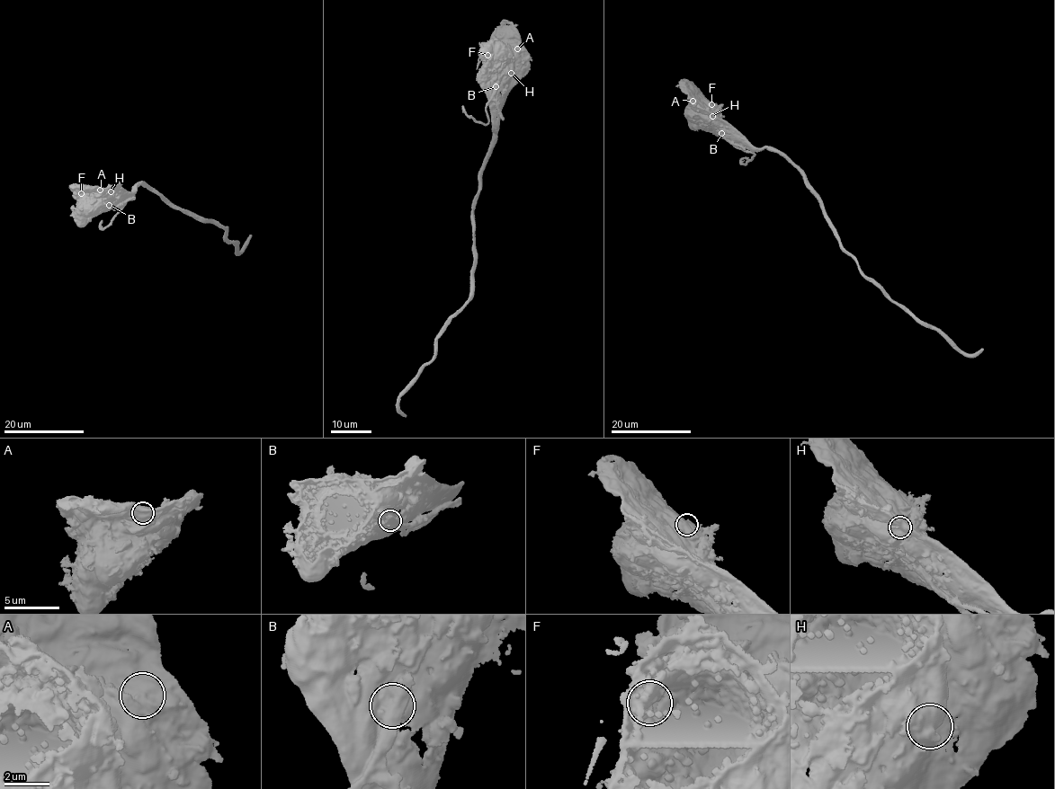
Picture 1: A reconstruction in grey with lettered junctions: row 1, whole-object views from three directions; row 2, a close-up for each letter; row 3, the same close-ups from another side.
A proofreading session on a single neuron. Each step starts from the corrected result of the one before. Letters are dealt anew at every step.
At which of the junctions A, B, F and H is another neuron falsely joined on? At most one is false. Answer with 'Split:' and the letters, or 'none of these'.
Split: B

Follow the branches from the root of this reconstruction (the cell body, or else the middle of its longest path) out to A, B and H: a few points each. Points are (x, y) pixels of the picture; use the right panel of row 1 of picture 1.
A: (827, 222), (823, 206), (806, 185), (802, 175), (782, 155), (736, 140), (719, 120), (692, 101)
B: (827, 222), (823, 206), (806, 185), (802, 175), (782, 155), (767, 148), (742, 145), (722, 133)
H: (827, 222), (823, 206), (806, 185), (802, 175), (782, 155), (736, 140), (712, 116)

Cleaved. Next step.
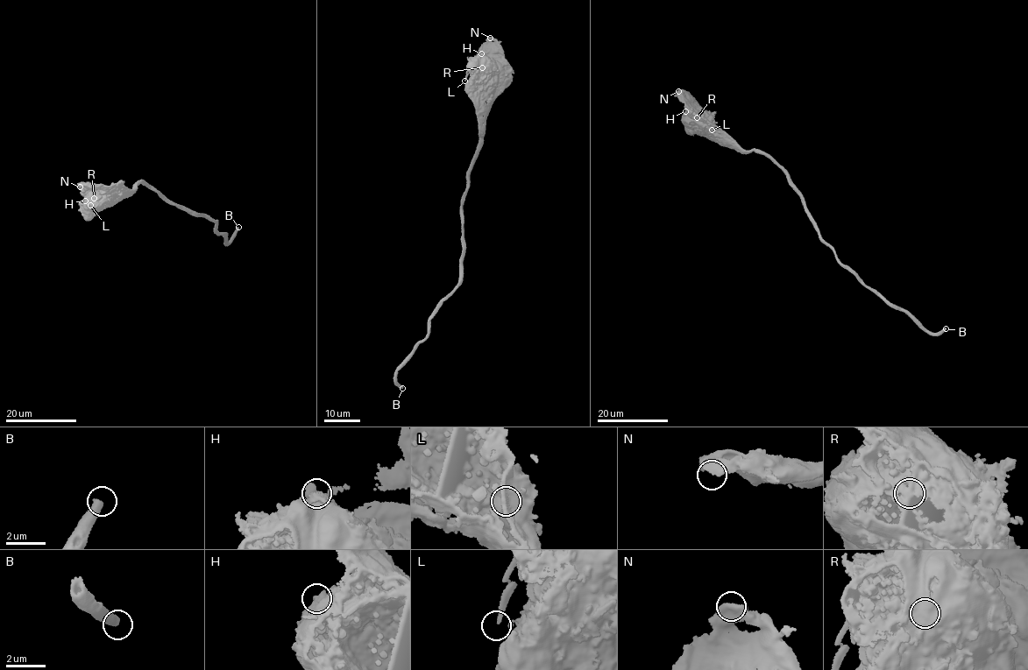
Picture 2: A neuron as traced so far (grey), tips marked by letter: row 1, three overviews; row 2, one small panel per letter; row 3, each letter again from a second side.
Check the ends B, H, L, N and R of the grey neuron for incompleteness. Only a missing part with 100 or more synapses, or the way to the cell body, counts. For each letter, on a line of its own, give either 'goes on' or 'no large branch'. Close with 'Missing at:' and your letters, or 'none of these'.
B: goes on
H: no large branch
L: no large branch
N: no large branch
R: no large branch
Missing at: B

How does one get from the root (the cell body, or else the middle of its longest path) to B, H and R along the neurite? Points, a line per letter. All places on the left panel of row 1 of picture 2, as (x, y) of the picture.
B: (179, 205), (216, 222), (218, 234), (227, 233), (226, 243), (232, 239), (238, 227)
H: (179, 205), (140, 182), (124, 197), (114, 201), (109, 200), (98, 208), (85, 200)
R: (179, 205), (140, 182), (124, 197), (107, 205), (97, 206), (91, 200), (94, 200), (94, 198)

